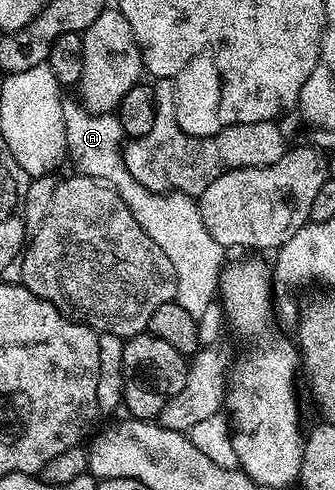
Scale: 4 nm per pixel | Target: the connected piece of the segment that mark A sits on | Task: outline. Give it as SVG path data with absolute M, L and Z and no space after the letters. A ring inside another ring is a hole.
M71 95L65 96L62 103L62 119L66 123L67 160L70 165L72 161L73 167L76 168L73 170L77 174L93 177L115 189L118 196L126 203L126 207L130 207L134 219L138 219L142 231L146 231L146 235L150 235L150 239L154 239L154 243L158 243L158 247L162 247L166 259L170 259L170 263L174 266L175 300L185 311L190 311L190 315L200 317L206 312L206 307L210 307L217 300L220 288L220 270L226 263L225 246L220 245L218 239L214 239L214 235L210 235L210 231L206 231L206 223L202 223L199 204L189 194L179 191L152 193L146 187L142 187L142 183L138 183L134 179L134 175L130 175L122 152L126 138L122 131L122 123L115 112L92 113L75 96L72 97Z

